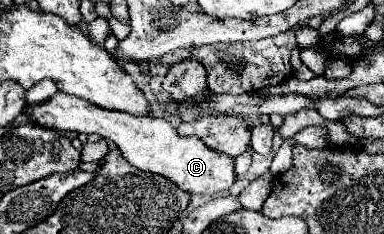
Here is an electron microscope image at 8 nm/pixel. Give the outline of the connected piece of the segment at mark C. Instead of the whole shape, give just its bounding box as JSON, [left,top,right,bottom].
[31,93,237,195]

